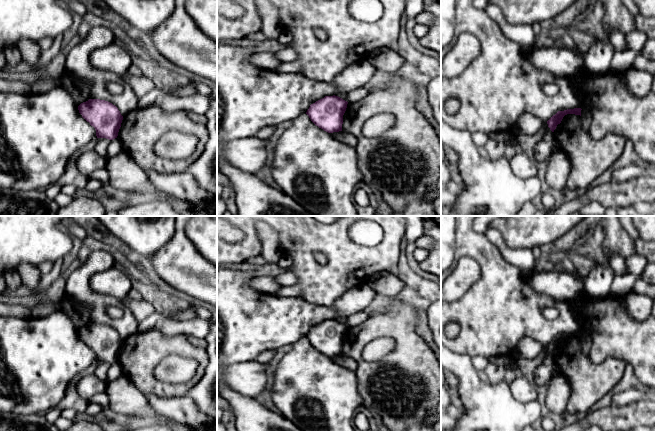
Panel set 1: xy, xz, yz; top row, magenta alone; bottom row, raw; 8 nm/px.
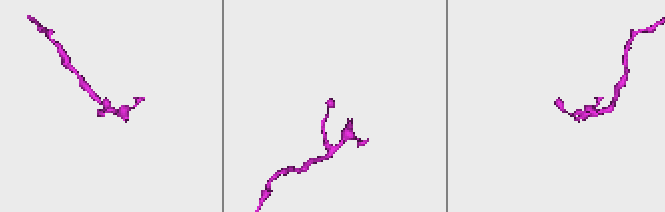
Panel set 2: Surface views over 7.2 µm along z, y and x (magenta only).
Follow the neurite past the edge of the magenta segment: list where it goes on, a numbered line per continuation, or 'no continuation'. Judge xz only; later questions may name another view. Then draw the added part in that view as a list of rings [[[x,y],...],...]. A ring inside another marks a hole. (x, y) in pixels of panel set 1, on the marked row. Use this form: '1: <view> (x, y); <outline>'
no continuation

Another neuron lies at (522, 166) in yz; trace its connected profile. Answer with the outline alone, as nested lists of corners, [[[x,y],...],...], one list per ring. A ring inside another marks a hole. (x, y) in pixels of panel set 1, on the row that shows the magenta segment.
[[[525,152],[513,156],[509,163],[513,173],[521,179],[536,177],[539,171],[537,163]]]

